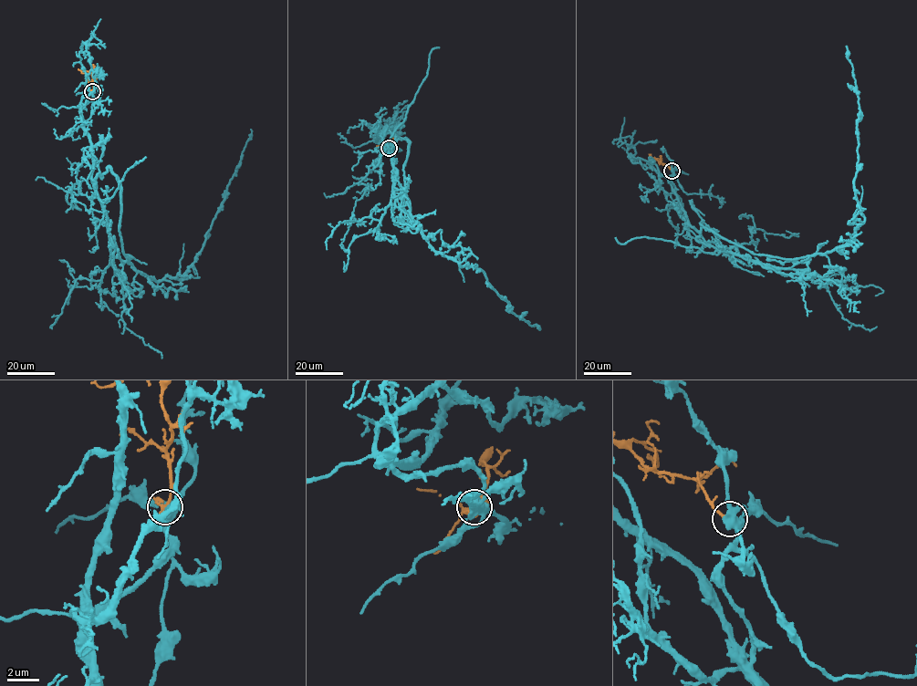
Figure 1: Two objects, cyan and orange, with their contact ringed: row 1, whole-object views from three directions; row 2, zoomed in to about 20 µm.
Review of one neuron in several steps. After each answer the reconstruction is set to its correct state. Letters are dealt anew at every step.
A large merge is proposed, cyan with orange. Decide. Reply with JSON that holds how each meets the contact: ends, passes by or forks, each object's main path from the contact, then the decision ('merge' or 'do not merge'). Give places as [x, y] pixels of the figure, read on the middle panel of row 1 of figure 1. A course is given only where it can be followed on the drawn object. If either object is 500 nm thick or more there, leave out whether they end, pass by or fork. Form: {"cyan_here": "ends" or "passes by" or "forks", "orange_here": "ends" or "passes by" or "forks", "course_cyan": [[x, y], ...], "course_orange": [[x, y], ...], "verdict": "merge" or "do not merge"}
{"cyan_here": "forks", "orange_here": "ends", "course_cyan": [[389, 148], [376, 141], [382, 131], [393, 191], [429, 244], [460, 266], [482, 271], [512, 313], [538, 330]], "course_orange": [[389, 148], [390, 141], [376, 146]], "verdict": "do not merge"}

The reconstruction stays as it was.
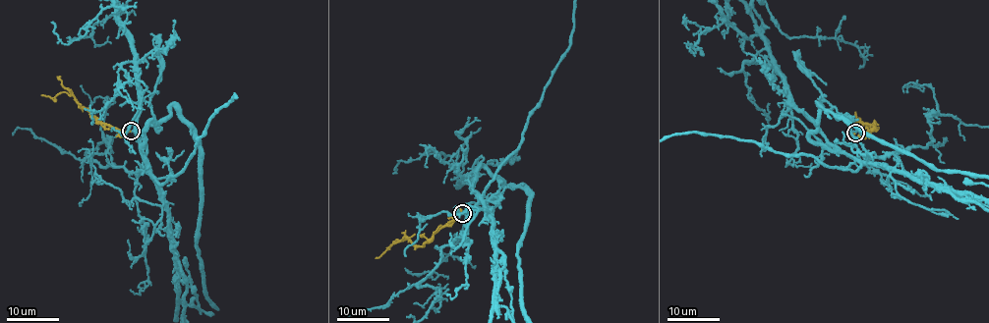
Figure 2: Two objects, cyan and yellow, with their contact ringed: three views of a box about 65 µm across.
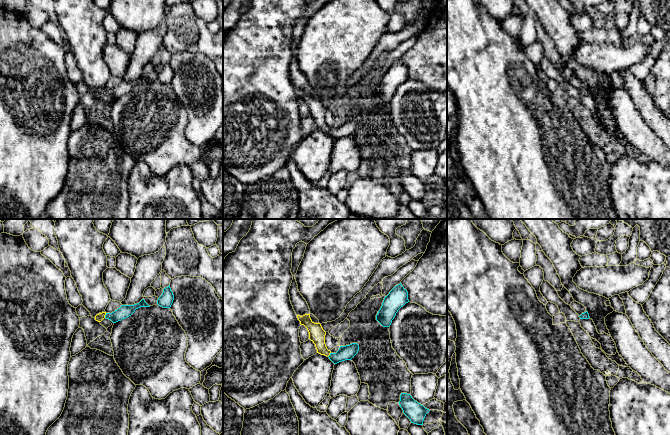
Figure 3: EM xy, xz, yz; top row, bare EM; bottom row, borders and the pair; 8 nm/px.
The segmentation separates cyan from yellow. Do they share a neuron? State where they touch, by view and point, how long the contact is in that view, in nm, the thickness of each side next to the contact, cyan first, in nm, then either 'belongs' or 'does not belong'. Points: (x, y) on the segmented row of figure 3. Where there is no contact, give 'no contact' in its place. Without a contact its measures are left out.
xy (105, 315) | 40 nm | 100/70 nm | belongs

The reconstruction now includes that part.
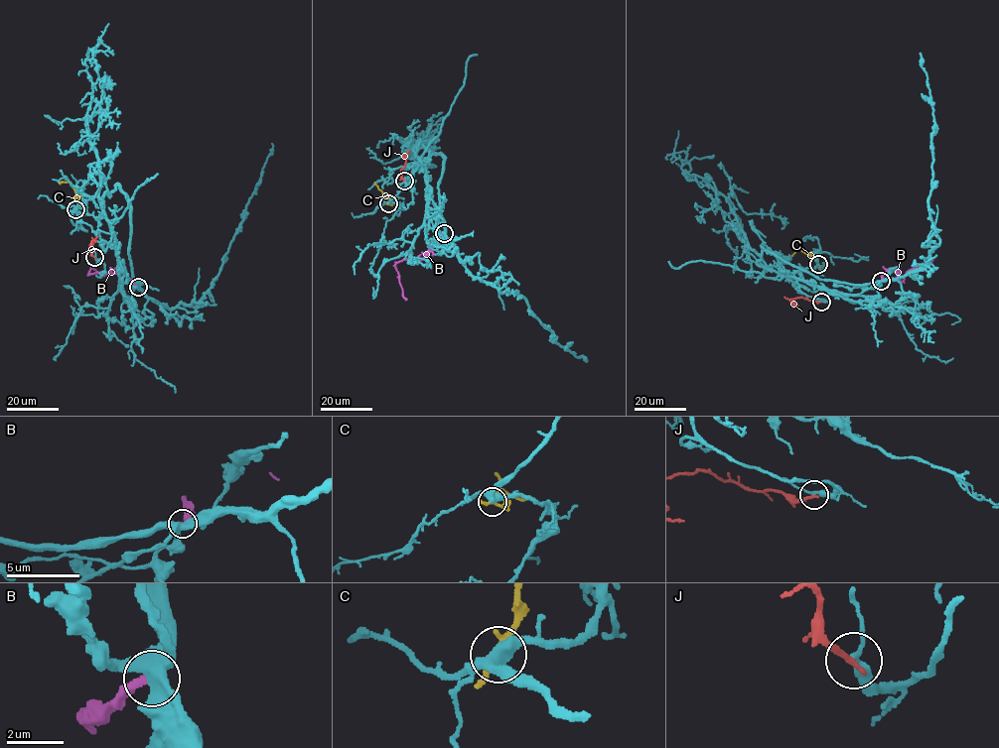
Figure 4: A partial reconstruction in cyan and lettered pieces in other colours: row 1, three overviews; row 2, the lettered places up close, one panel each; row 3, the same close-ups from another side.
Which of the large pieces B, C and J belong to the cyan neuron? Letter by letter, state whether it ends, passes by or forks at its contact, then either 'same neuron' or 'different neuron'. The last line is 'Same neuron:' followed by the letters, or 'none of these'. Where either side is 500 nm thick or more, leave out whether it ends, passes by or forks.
B: it ends; same neuron
C: it passes by; different neuron
J: it ends; different neuron
Same neuron: B

